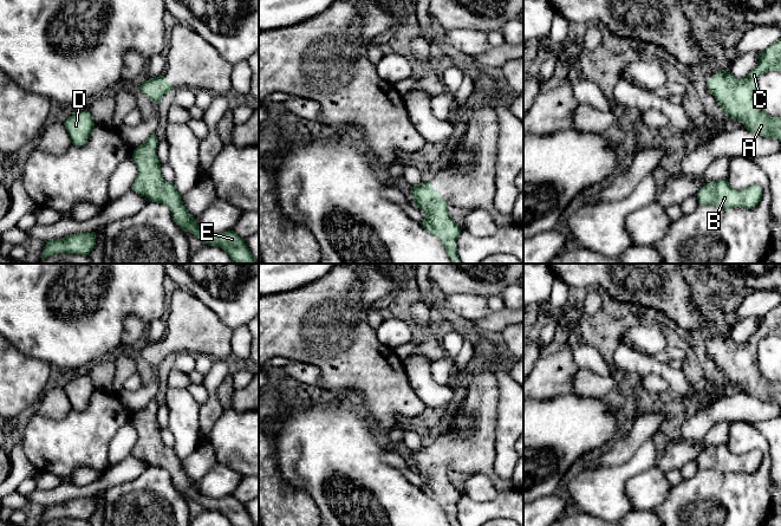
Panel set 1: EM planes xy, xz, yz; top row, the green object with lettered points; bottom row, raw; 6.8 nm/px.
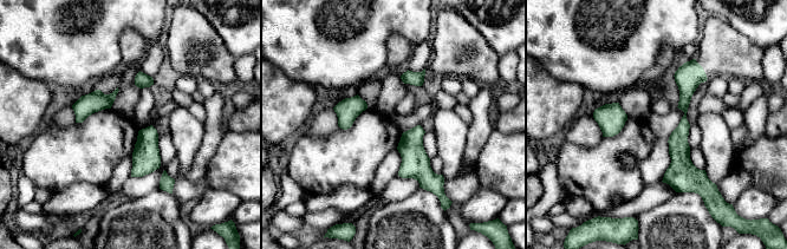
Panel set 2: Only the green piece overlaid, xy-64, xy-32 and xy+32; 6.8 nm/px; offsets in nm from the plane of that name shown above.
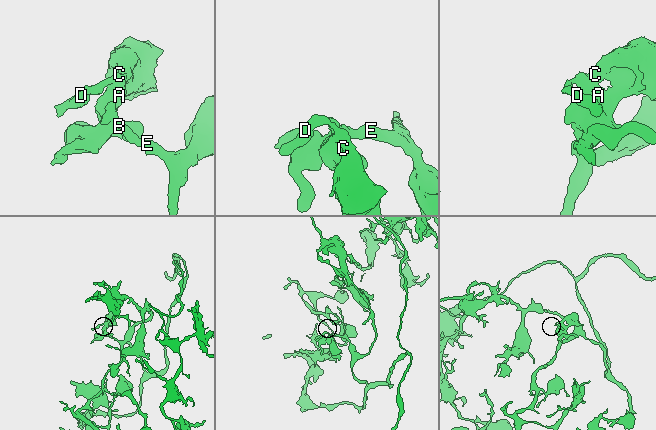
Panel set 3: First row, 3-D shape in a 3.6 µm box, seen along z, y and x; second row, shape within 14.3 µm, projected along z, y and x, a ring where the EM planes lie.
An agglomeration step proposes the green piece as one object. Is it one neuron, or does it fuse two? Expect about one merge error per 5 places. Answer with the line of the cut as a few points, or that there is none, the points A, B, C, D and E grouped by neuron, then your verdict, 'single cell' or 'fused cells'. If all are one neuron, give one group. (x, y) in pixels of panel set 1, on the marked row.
cut none; groups A B C D E; single cell

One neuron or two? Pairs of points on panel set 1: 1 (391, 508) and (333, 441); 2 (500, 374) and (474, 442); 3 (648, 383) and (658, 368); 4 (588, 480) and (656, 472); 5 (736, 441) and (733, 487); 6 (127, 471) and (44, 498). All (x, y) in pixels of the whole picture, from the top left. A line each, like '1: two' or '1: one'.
1: one
2: two
3: two
4: two
5: one
6: one

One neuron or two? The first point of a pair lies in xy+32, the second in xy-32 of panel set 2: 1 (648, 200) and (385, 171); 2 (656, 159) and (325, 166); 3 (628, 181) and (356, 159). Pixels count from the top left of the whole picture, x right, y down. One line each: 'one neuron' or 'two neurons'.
1: two neurons
2: two neurons
3: one neuron

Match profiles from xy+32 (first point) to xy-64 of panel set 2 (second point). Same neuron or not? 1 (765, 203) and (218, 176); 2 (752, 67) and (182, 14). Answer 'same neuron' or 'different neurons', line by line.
1: different neurons
2: same neuron

